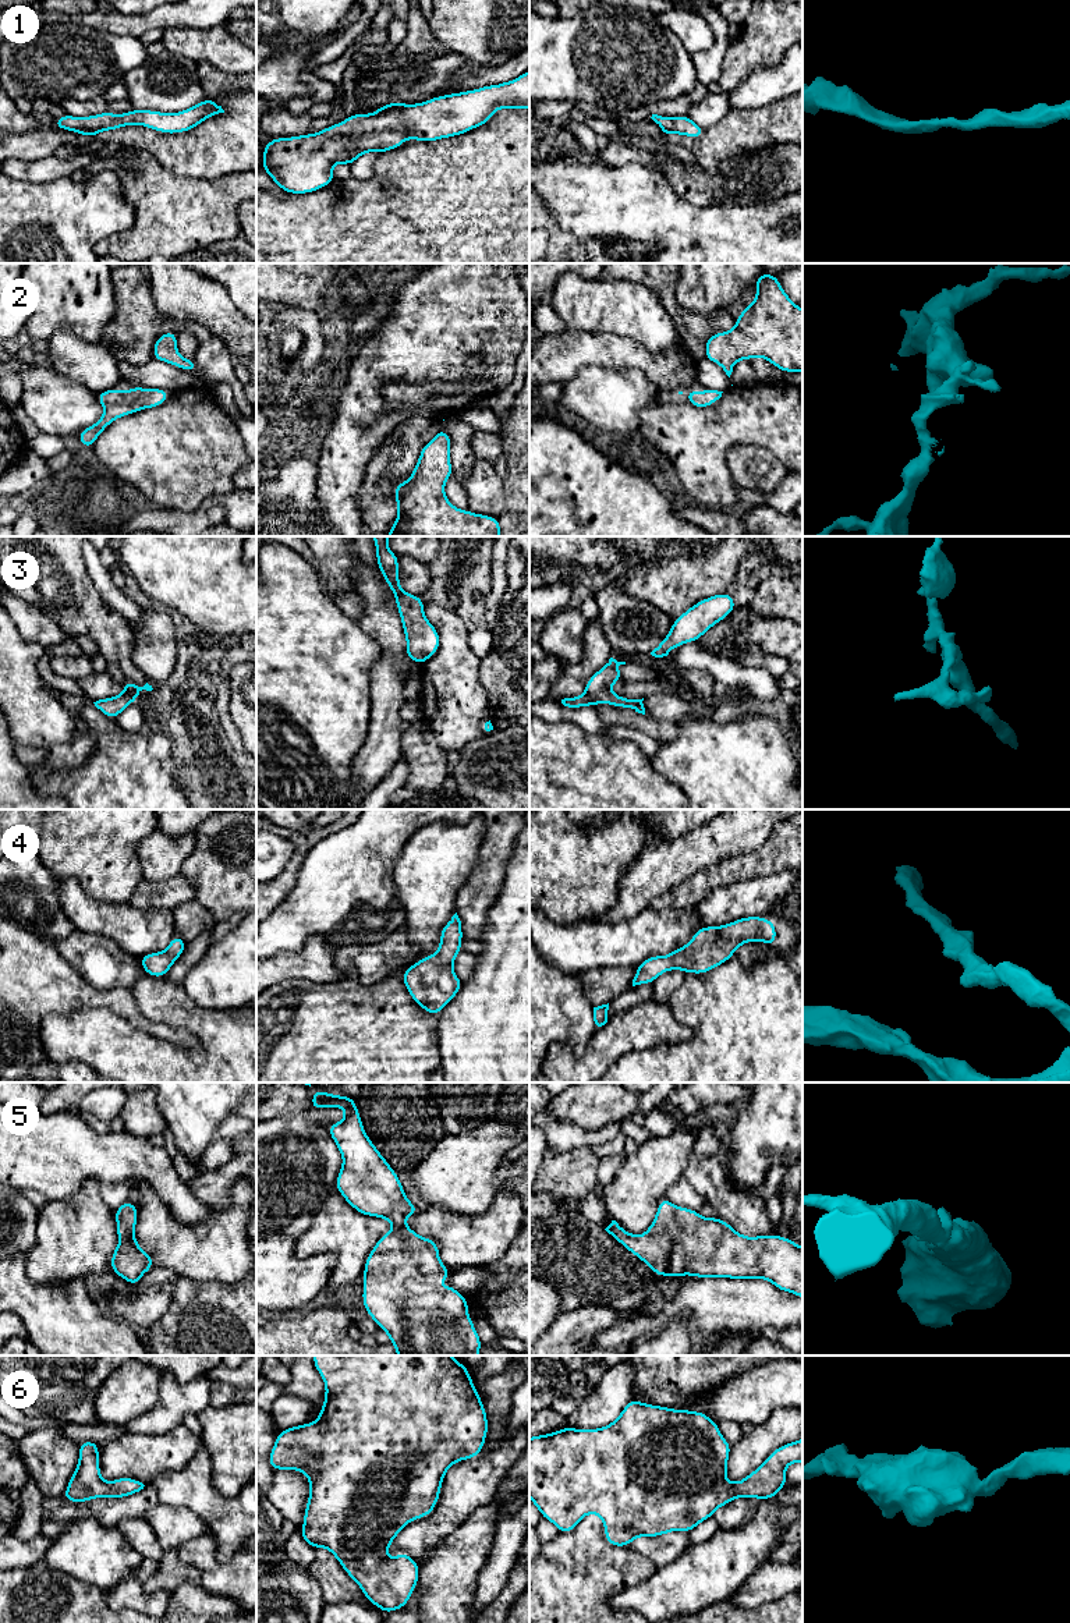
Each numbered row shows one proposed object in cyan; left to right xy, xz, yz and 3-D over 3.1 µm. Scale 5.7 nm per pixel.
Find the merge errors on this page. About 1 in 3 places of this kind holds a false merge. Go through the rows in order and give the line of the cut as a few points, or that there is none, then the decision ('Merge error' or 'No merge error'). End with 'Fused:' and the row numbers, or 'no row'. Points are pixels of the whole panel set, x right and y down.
1: No split. No merge error
2: No split. No merge error
3: Split along yz (584, 693), (595, 704). Merge error
4: No split. No merge error
5: No split. No merge error
6: No split. No merge error
Fused: 3

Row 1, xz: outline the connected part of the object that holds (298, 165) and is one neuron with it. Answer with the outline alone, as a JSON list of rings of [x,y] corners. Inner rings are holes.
[[[529,70],[513,81],[478,89],[432,98],[422,103],[393,103],[378,107],[375,113],[357,113],[316,134],[273,138],[263,146],[265,170],[288,194],[315,192],[334,181],[333,164],[351,166],[366,152],[383,153],[400,148],[405,139],[439,141],[457,137],[489,123],[499,109],[529,110]]]

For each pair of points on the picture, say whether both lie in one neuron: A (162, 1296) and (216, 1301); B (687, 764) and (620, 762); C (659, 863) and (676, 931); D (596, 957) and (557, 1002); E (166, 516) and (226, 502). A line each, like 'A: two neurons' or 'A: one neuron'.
A: two neurons
B: two neurons
C: two neurons
D: two neurons
E: two neurons

